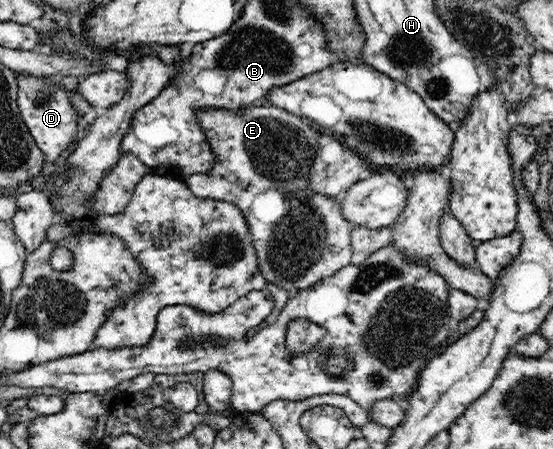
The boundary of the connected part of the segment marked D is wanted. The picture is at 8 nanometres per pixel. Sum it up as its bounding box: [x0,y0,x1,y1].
[19,74,77,162]

